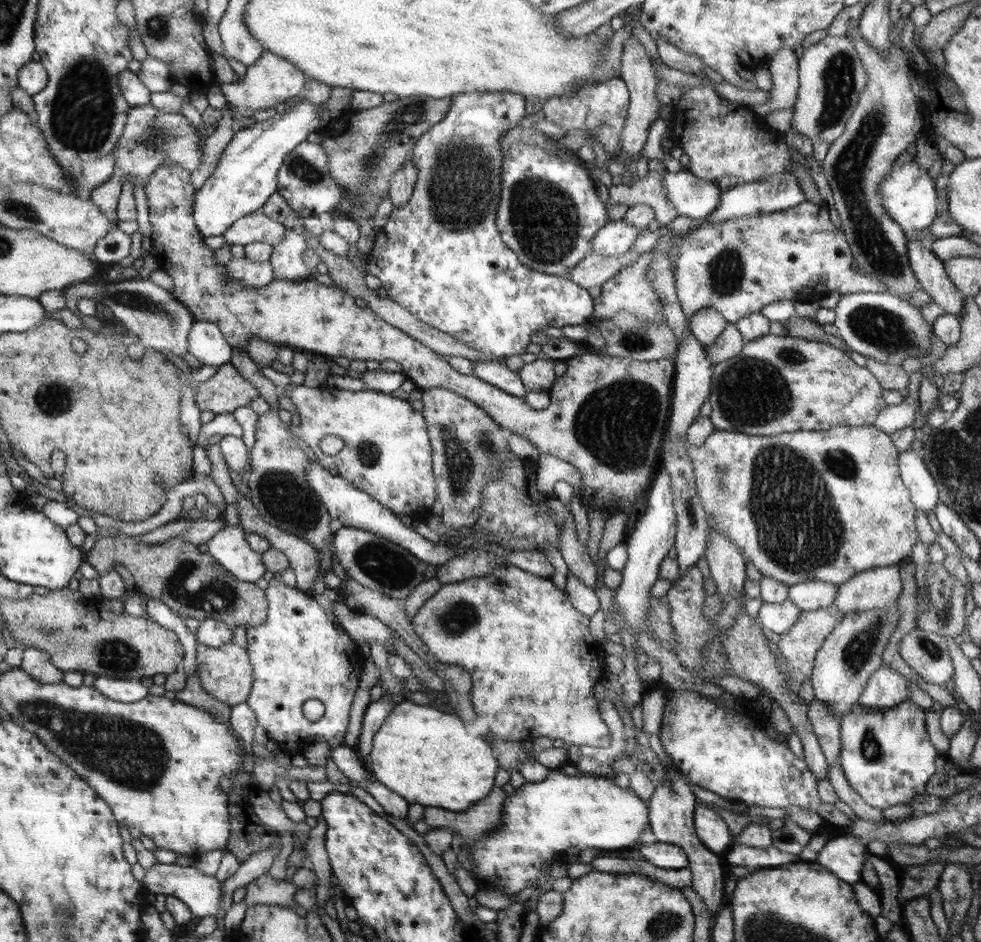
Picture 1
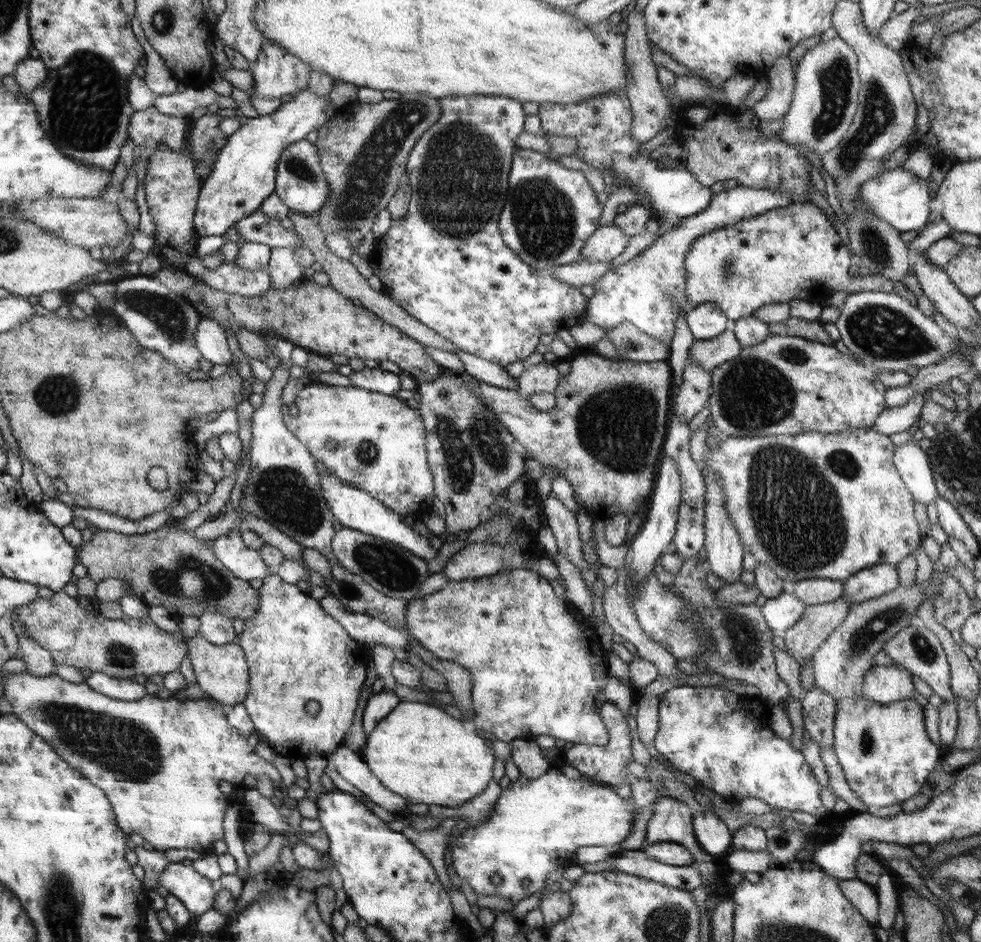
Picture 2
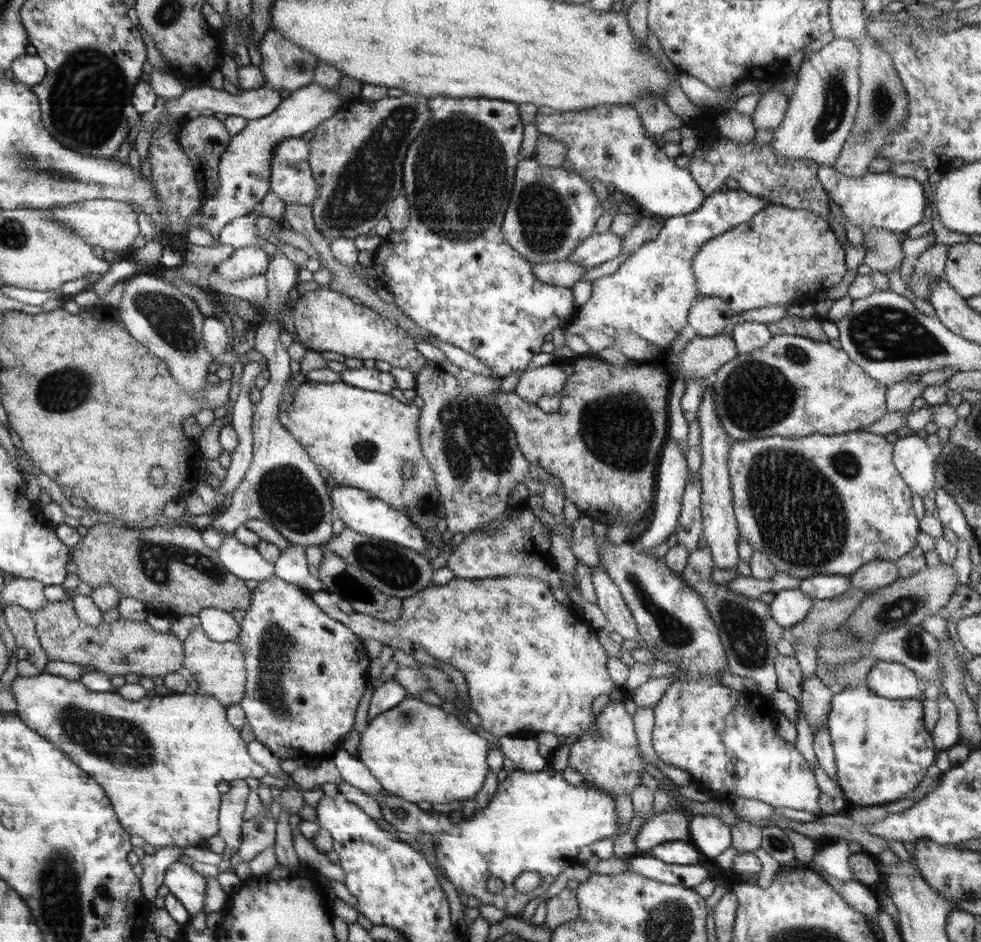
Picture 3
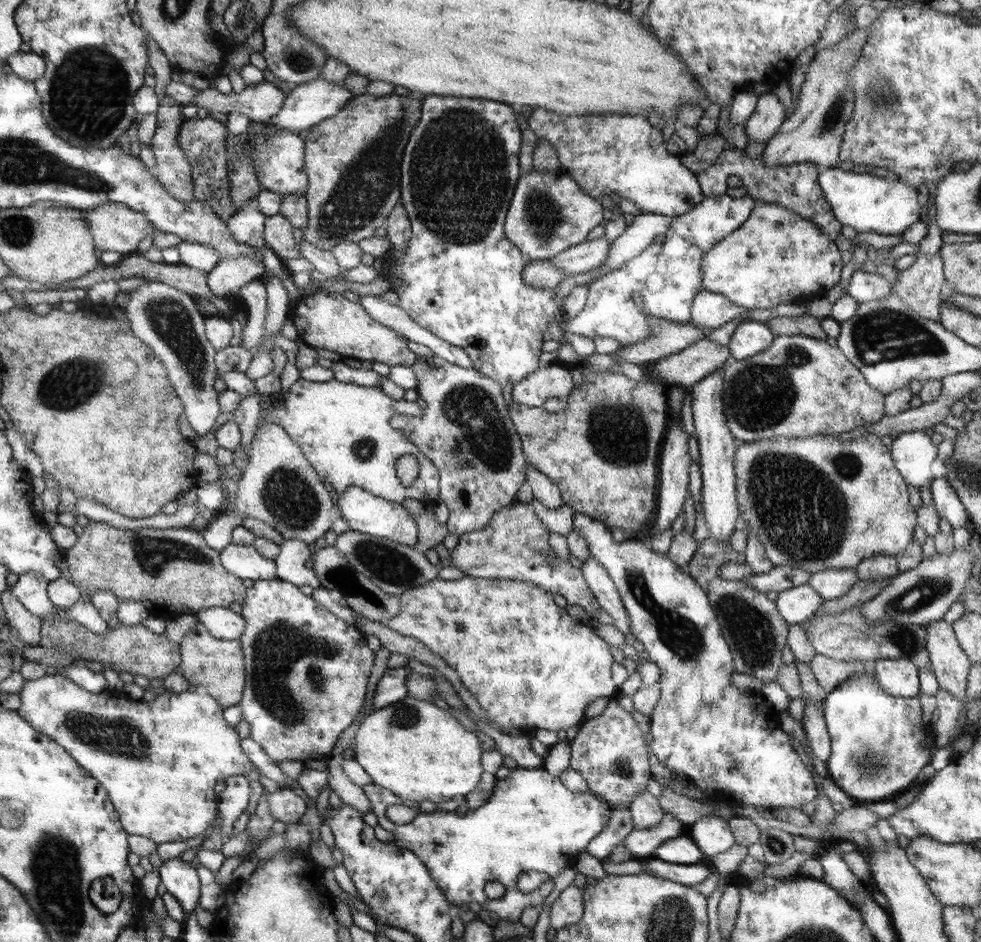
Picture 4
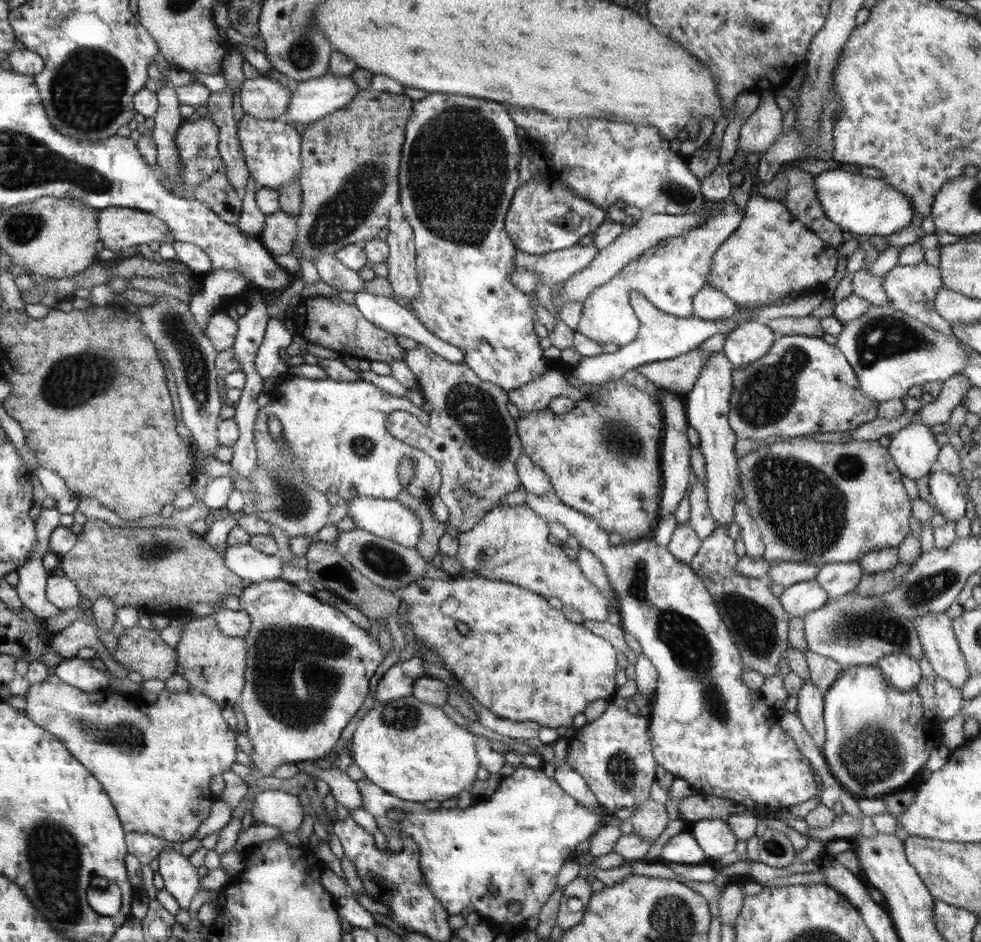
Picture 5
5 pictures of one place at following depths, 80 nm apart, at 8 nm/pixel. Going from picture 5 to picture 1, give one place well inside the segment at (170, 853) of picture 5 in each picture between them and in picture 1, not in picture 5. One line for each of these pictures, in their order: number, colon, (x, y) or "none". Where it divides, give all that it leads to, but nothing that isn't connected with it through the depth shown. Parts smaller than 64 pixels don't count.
1: (202, 893)
2: (197, 893)
3: (188, 885)
4: (181, 880)

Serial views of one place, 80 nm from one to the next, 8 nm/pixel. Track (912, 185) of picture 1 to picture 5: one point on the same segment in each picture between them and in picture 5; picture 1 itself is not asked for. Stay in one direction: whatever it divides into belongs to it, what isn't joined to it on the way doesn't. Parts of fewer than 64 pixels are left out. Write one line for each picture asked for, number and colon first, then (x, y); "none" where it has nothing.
2: (902, 199)
3: (882, 200)
4: (867, 203)
5: (867, 206)

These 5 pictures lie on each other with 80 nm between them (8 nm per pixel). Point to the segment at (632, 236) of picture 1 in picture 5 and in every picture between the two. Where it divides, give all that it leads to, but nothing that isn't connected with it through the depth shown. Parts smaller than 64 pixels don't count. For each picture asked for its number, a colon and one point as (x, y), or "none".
2: (607, 242)
3: (600, 247)
4: (587, 255)
5: (557, 266)

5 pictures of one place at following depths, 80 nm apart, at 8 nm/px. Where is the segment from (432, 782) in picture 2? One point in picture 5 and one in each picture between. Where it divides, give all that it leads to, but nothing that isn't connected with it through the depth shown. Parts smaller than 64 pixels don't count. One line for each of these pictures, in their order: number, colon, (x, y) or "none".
3: (418, 752)
4: (415, 749)
5: (410, 748)

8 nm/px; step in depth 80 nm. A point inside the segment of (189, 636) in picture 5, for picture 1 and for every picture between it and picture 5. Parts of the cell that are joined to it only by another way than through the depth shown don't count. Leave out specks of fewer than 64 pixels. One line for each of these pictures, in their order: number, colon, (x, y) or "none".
1: (226, 672)
2: (222, 671)
3: (218, 667)
4: (215, 666)

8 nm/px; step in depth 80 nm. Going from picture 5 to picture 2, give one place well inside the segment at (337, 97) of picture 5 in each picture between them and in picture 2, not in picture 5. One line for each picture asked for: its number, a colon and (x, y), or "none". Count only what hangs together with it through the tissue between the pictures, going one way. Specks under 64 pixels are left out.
2: (244, 174)
3: (245, 168)
4: (308, 104)

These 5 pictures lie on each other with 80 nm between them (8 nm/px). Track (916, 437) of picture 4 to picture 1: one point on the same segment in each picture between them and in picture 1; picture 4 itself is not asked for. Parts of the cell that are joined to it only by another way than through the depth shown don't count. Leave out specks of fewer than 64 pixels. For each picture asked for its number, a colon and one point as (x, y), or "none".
1: (924, 493)
2: (912, 462)
3: (912, 457)

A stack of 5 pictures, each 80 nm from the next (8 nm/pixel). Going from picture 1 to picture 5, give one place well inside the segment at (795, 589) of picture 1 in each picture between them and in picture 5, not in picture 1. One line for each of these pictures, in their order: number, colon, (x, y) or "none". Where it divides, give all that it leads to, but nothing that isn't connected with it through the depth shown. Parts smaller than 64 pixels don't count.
2: (811, 591)
3: (822, 586)
4: (831, 583)
5: (837, 580)

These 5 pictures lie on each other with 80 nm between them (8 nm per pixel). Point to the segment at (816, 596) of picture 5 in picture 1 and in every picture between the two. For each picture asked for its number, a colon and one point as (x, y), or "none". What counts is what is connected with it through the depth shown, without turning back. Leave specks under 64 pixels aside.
1: (779, 618)
2: (782, 612)
3: (790, 607)
4: (797, 605)

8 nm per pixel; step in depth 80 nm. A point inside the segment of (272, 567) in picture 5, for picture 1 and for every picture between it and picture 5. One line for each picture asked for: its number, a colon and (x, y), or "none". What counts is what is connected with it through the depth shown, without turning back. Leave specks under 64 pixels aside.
1: (230, 548)
2: (240, 559)
3: (244, 561)
4: (244, 561)

